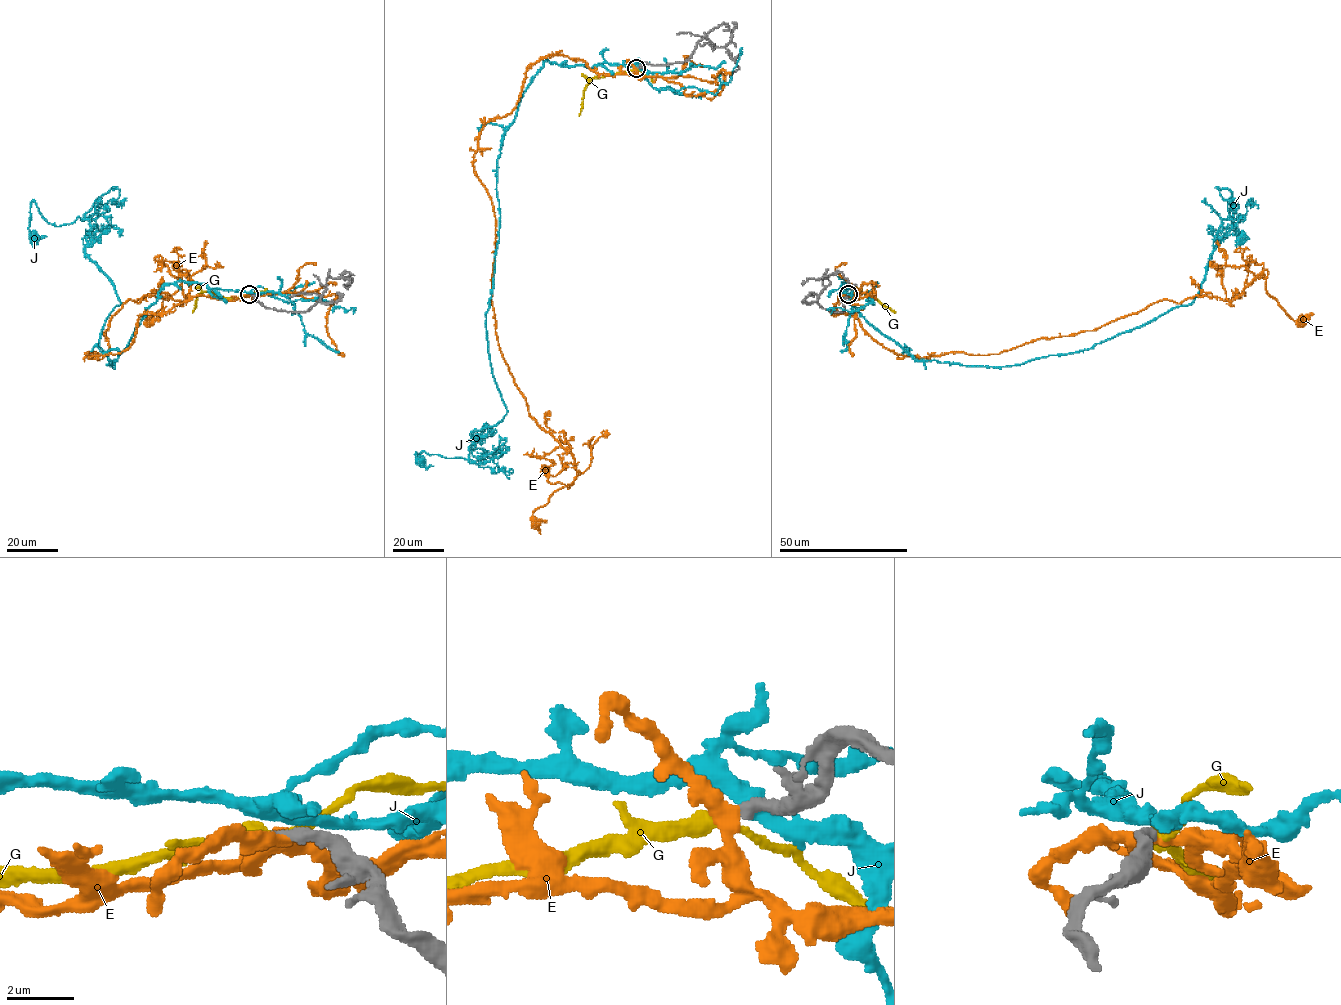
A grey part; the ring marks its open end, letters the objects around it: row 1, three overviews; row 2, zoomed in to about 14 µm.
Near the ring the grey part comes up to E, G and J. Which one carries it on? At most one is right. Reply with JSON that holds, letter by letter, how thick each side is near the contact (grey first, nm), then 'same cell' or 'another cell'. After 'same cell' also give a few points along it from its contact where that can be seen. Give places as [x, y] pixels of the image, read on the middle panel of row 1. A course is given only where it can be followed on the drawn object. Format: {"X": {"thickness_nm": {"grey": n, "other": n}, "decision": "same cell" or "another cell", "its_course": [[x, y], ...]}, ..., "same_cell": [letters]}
{"E": {"thickness_nm": {"grey": 380, "other": 360}, "decision": "another cell"}, "G": {"thickness_nm": {"grey": 320, "other": 320}, "decision": "same cell", "its_course": [[636, 68], [592, 79], [584, 90], [579, 115]]}, "J": {"thickness_nm": {"grey": 460, "other": 480}, "decision": "another cell"}, "same_cell": ["G"]}

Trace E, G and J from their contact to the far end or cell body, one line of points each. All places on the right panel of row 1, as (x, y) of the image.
E: (847, 295), (836, 314), (919, 357), (1000, 353), (1163, 300), (1232, 301), (1262, 274), (1302, 322)
G: (848, 295), (854, 297), (858, 291), (874, 297), (895, 312)
J: (847, 293), (918, 360), (1004, 367), (1190, 304), (1234, 201), (1240, 237)

